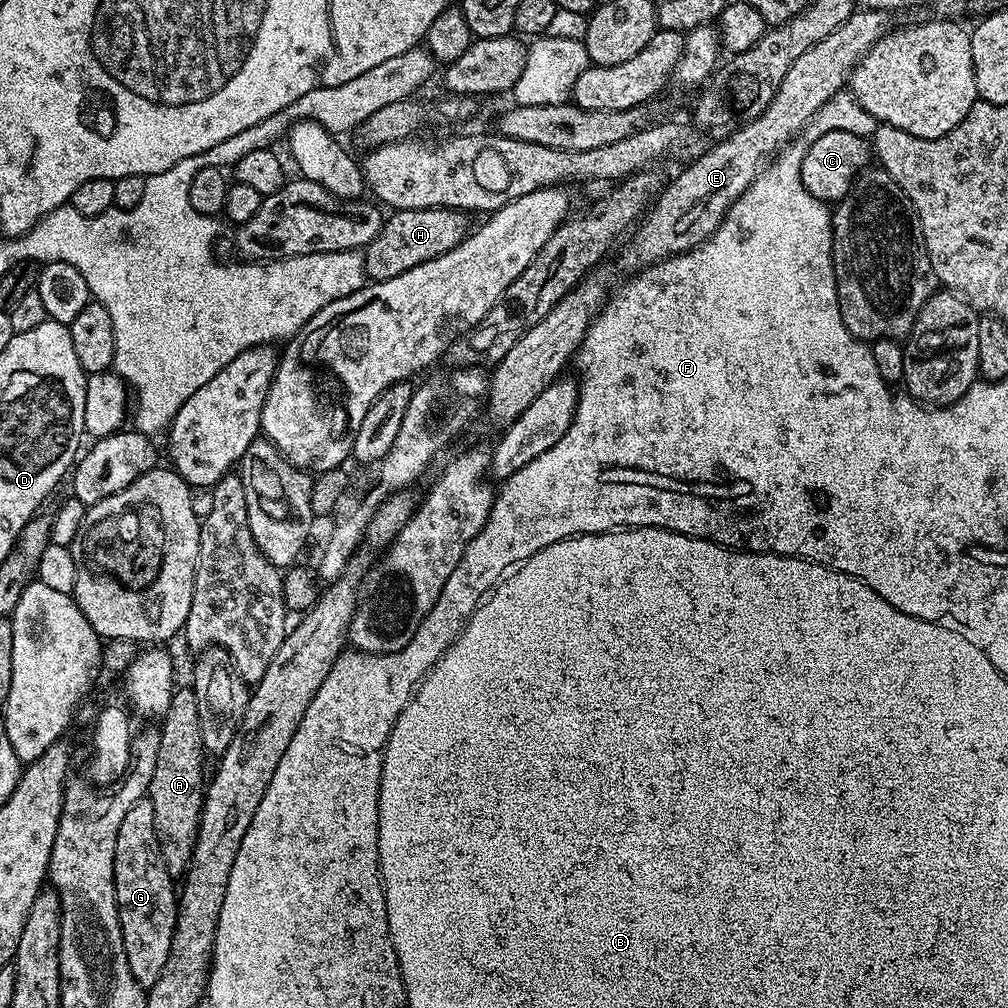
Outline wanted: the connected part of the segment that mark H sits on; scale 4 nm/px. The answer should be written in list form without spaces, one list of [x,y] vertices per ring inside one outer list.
[[[454,208],[402,209],[391,215],[385,219],[380,233],[363,249],[364,275],[372,282],[398,278],[398,274],[406,274],[406,270],[414,270],[414,266],[446,254],[463,242],[470,231],[469,217]]]

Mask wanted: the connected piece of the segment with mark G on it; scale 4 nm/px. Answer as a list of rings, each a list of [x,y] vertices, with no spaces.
[[[147,798],[134,802],[126,818],[122,818],[122,826],[118,829],[118,842],[114,846],[114,890],[126,962],[130,962],[130,974],[134,974],[140,987],[145,990],[158,982],[162,966],[166,966],[166,958],[170,954],[178,911],[178,892],[175,887],[172,889],[172,884],[174,877],[166,870],[166,862],[162,862],[162,850],[158,846],[158,834],[154,830],[154,806]]]

